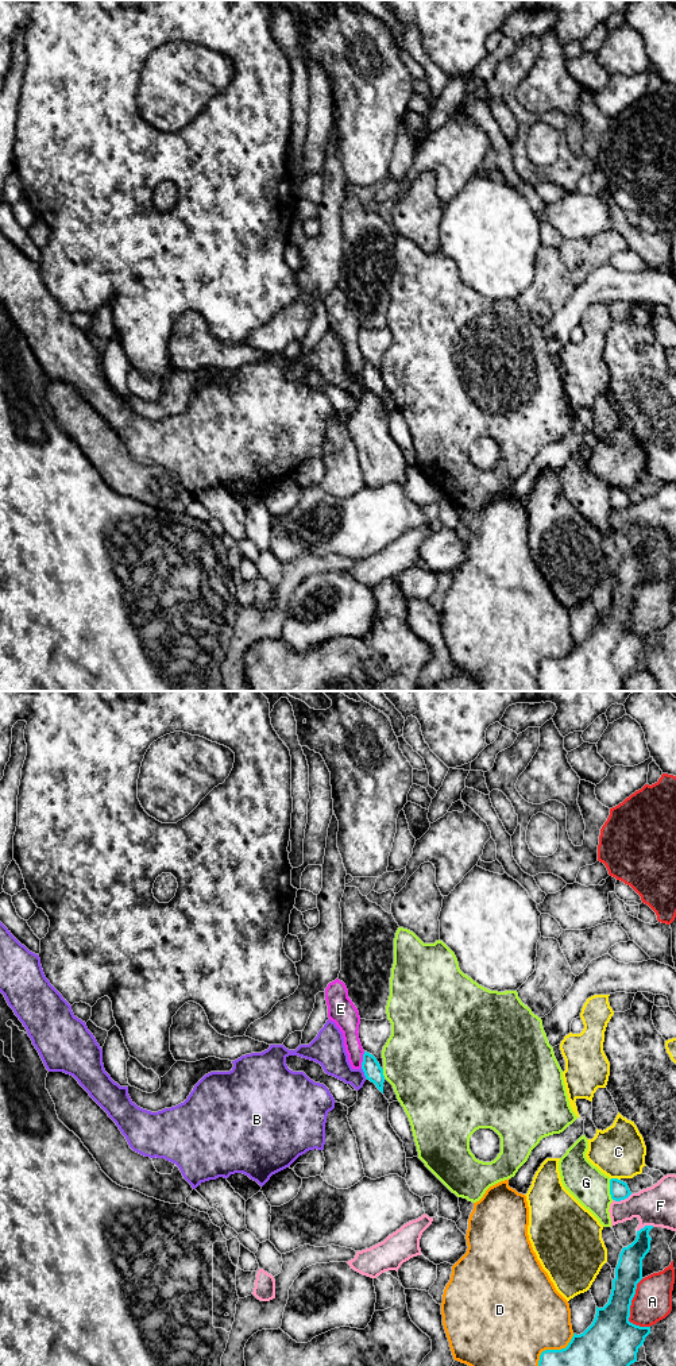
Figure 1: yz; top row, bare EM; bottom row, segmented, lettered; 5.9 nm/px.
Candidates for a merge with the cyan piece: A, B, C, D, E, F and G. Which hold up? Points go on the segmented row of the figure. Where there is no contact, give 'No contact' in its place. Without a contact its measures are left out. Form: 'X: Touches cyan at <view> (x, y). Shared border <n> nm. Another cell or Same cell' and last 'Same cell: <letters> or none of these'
A: Touches cyan at yz (629, 1309). Shared border 300 nm. Another cell
B: Touches cyan at yz (364, 1073). Shared border 70 nm. Another cell
C: Touches cyan at yz (615, 1179). Shared border 60 nm. Another cell
D: Touches cyan at yz (553, 1350). Shared border 300 nm. Another cell
E: Touches cyan at yz (363, 1060). Shared border 100 nm. Another cell
F: Touches cyan at yz (622, 1199). Shared border 130 nm. Another cell
G: Touches cyan at yz (610, 1189). Shared border 130 nm. Another cell
Same cell: none of these

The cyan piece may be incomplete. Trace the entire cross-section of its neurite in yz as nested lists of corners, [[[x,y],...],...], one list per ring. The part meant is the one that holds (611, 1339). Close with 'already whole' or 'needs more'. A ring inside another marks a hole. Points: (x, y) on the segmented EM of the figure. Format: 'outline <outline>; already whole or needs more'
outline [[[645,1226],[637,1231],[636,1240],[622,1249],[609,1303],[603,1308],[596,1307],[592,1324],[583,1334],[573,1334],[565,1348],[542,1351],[538,1366],[630,1366],[637,1362],[638,1348],[650,1334],[650,1327],[636,1326],[629,1321],[629,1317],[637,1284],[642,1280],[642,1259],[650,1250],[652,1228],[653,1226]]]; already whole

